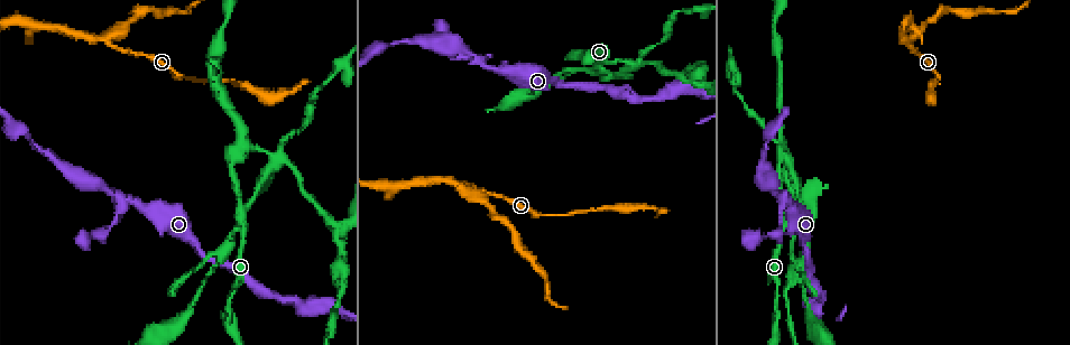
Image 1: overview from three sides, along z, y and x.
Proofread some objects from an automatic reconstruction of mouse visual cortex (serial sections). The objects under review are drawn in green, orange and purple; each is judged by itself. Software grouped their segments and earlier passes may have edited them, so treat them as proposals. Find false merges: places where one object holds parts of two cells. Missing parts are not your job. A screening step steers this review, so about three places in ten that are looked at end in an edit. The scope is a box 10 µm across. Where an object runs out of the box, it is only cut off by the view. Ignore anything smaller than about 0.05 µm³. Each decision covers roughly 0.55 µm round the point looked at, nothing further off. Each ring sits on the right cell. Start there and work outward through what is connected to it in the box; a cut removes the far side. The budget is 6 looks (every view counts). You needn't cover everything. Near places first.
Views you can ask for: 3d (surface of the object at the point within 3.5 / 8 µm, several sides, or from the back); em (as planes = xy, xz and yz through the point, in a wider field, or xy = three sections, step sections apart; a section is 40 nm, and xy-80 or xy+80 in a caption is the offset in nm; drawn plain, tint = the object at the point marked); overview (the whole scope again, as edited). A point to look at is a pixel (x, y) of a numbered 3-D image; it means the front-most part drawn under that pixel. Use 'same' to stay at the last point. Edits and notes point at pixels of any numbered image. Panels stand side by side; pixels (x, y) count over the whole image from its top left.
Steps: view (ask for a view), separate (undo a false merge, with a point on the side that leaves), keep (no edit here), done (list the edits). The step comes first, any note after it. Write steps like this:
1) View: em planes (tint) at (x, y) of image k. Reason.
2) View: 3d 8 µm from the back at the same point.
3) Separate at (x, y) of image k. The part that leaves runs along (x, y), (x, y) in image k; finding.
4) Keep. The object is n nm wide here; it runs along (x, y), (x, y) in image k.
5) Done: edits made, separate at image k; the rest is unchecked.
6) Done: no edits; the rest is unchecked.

View: 3d 8 µm at (116, 46) of image 1. Sharp bend.

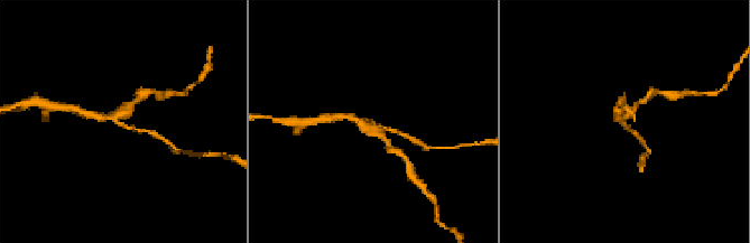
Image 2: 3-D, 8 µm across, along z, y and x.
View: em planes (tint) at the same point. 3 arms meet here; the arms are 150, 200, 200 nm wide.

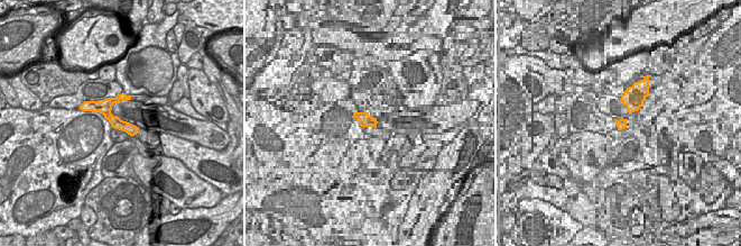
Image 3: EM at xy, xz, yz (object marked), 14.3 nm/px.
Separate at (381, 133) of image 2. A border runs along (102, 112), (110, 114) in image 3; a second cell is stuck on.

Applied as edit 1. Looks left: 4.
View: 3d 3.5 µm at (201, 82) of image 1. Narrows sharply.

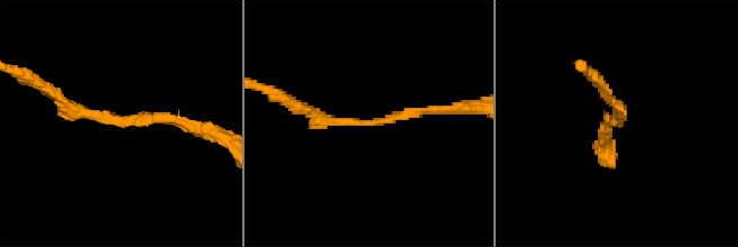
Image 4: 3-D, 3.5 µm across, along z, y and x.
Keep. It runs along (48, 89), (80, 112), (190, 124) in image 4; all the same cell.

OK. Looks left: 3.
View: 3d 8 µm at (600, 68) of image 1.

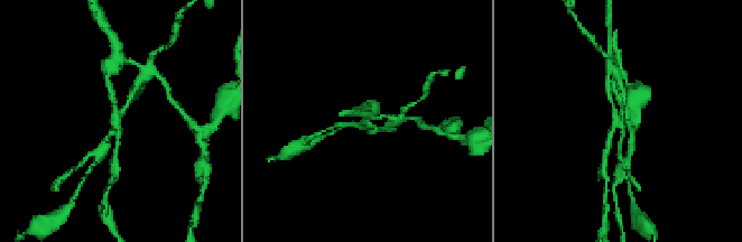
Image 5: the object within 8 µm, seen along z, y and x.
View: em planes (tint) at the same point. 4 arms meet here; the arms are 150, 150, 150, 200 nm wide.

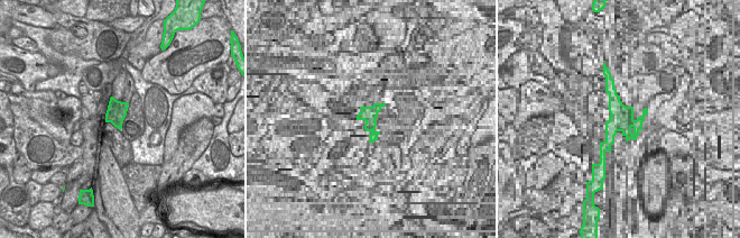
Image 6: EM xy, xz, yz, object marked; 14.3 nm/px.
Separate at (618, 82) of image 5. A second cell is stuck on.

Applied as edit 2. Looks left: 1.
Done: edits made, separate at image 2, separate at image 5; the rest is unchecked.

